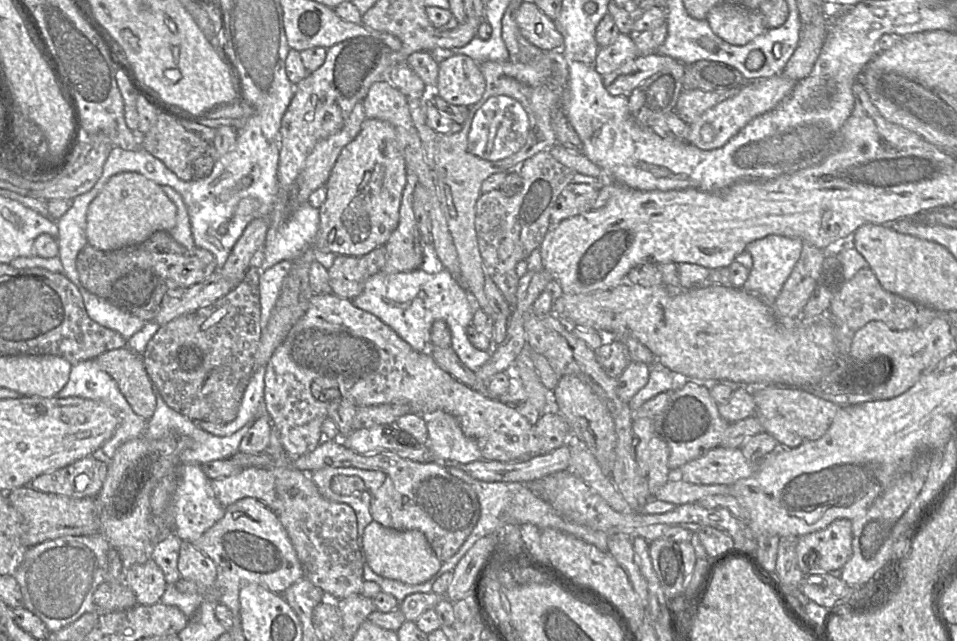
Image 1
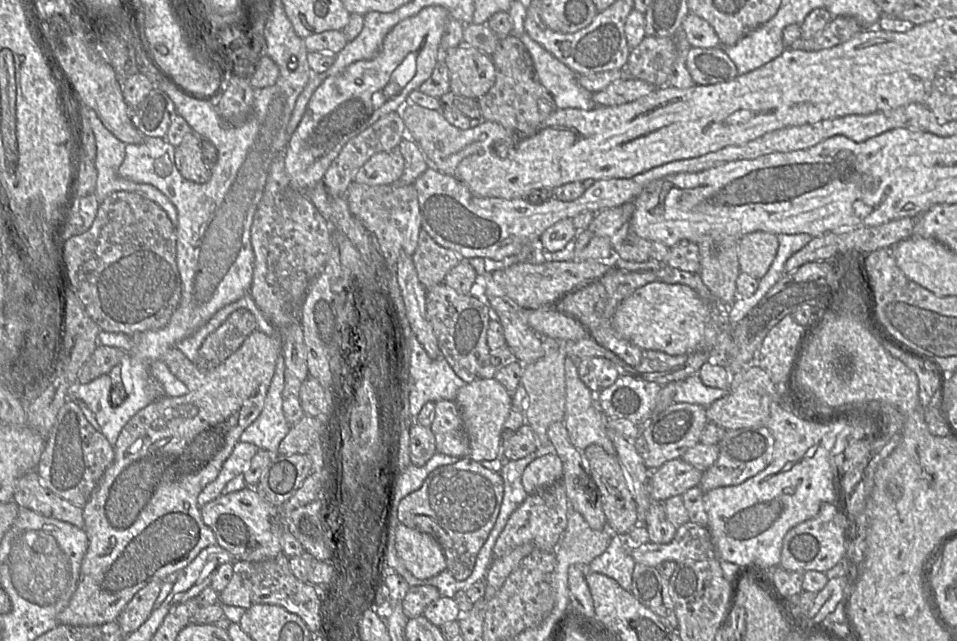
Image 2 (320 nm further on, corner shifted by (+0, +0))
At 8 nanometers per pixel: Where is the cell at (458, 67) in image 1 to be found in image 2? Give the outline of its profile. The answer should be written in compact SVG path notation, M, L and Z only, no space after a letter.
M460 44L443 51L449 69L450 91L456 95L479 99L495 83L492 57L473 46Z

